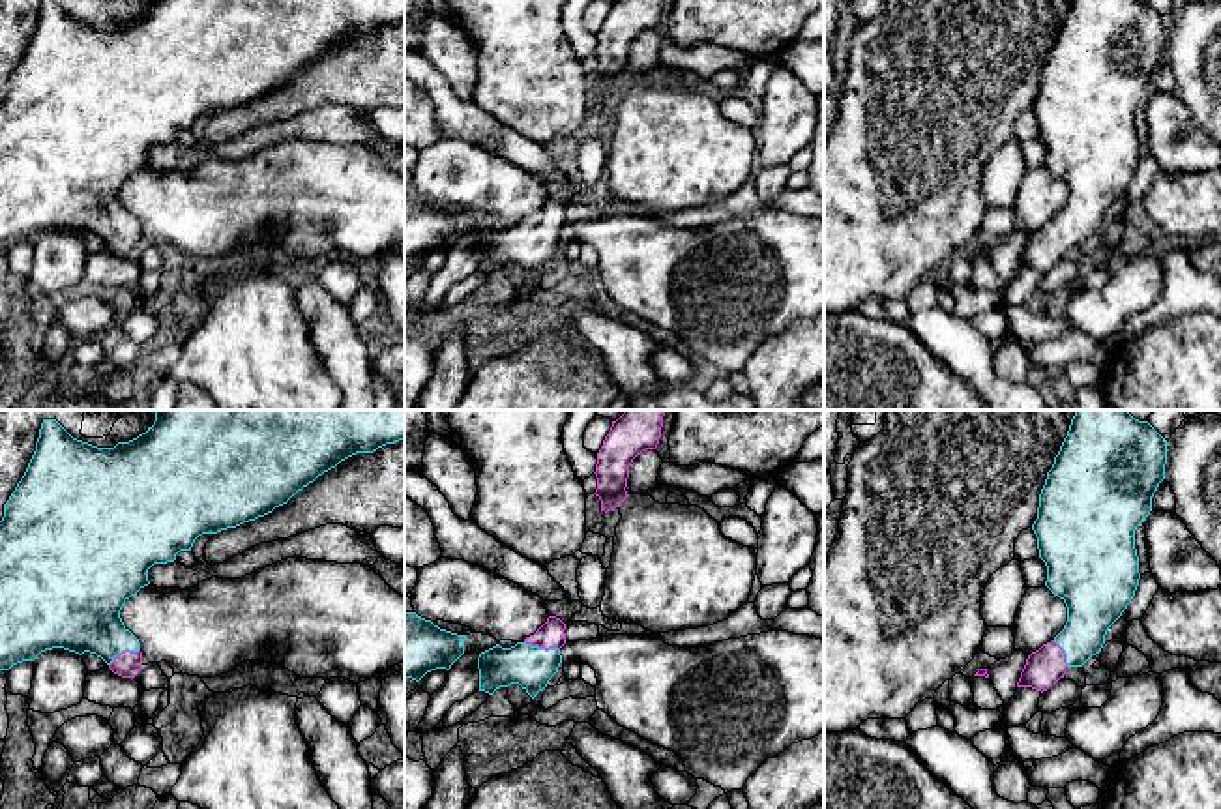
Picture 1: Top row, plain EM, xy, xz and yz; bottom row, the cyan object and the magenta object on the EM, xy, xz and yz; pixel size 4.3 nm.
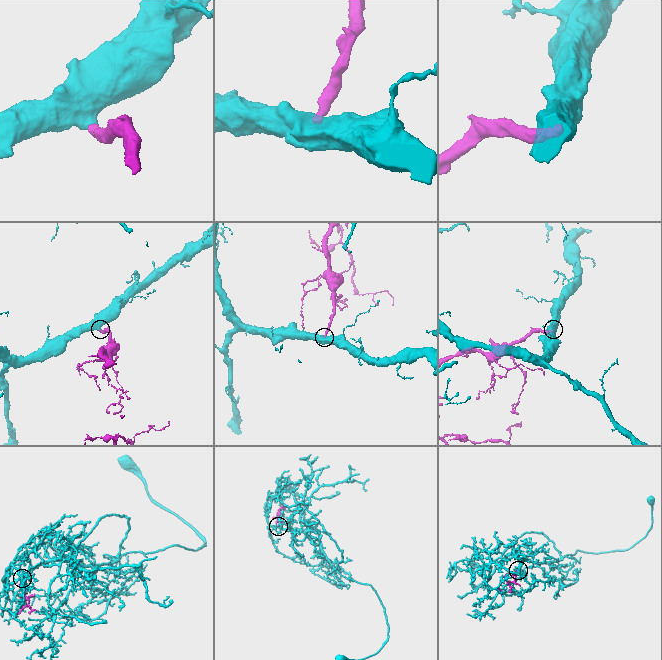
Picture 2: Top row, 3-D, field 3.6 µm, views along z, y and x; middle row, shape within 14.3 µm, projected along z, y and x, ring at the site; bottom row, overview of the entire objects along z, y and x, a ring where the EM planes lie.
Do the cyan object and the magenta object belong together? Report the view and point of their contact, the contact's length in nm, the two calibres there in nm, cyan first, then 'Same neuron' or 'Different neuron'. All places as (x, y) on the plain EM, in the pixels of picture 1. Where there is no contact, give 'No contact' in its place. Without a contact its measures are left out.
Touches cyan at xz (542, 229). Shared border 160 nm. Thickness 180 nm (cyan) against 110 nm. Same neuron

